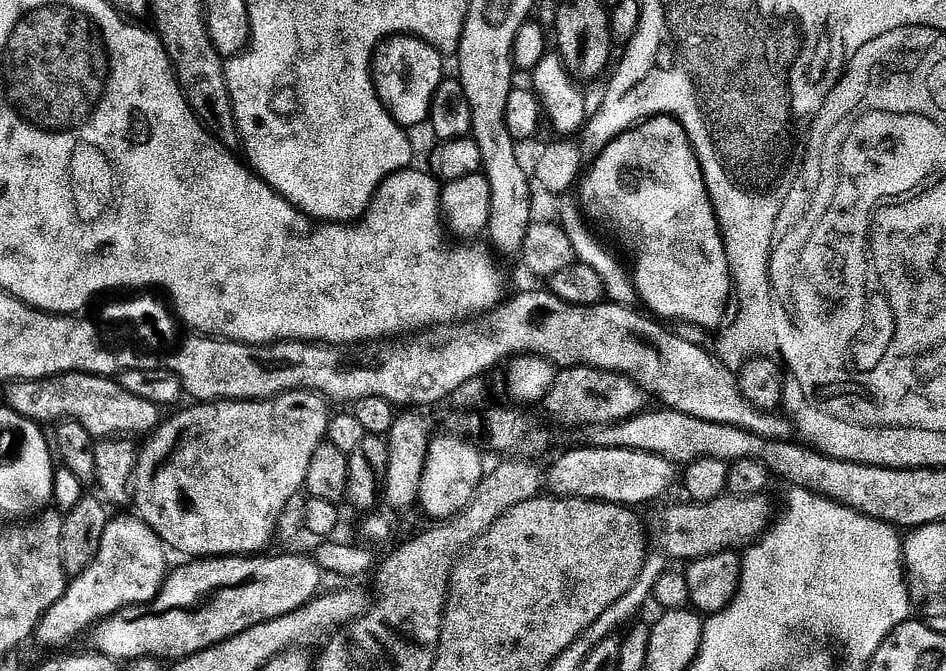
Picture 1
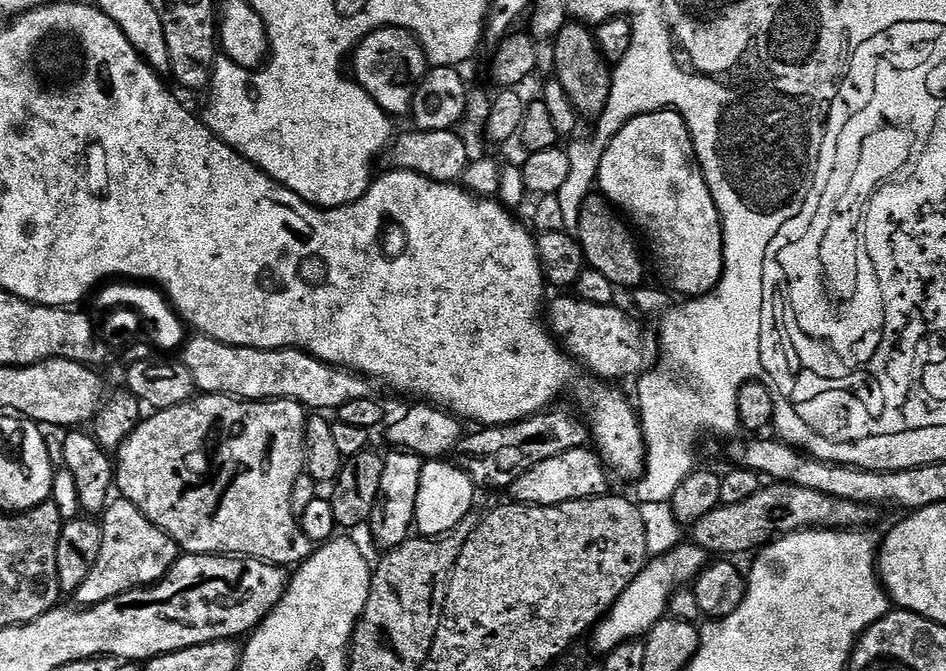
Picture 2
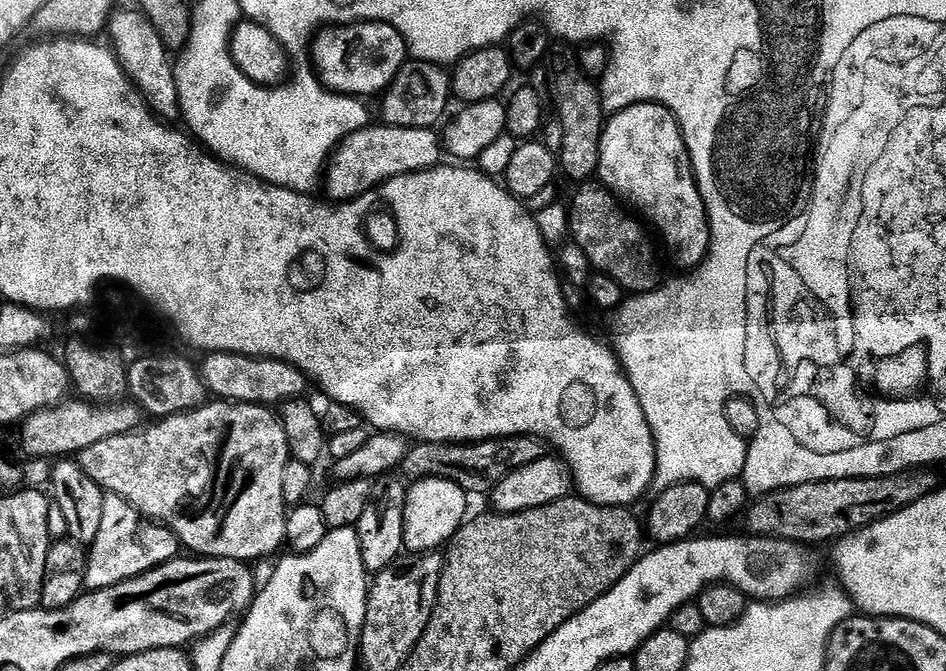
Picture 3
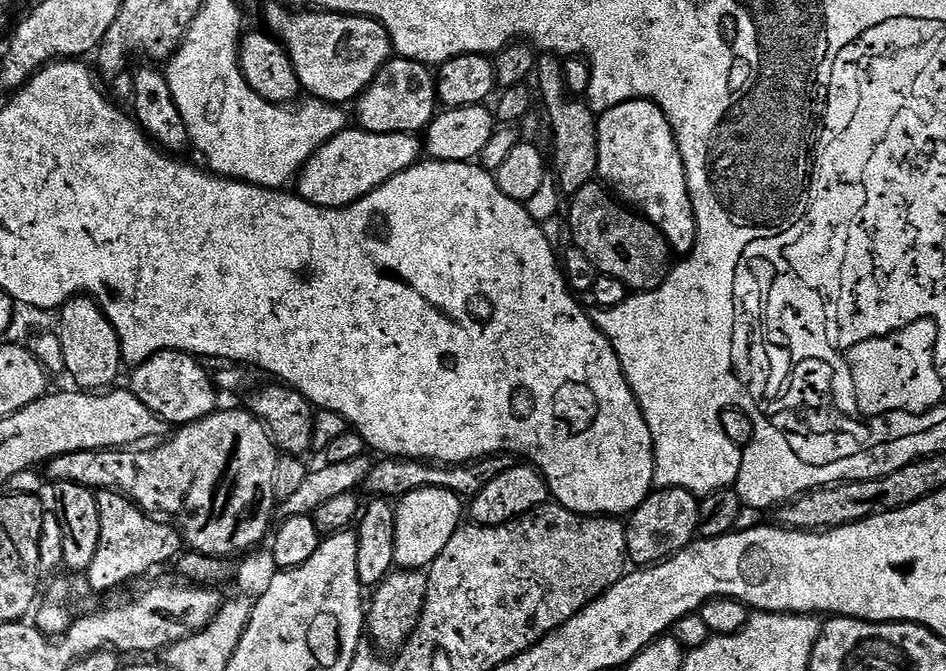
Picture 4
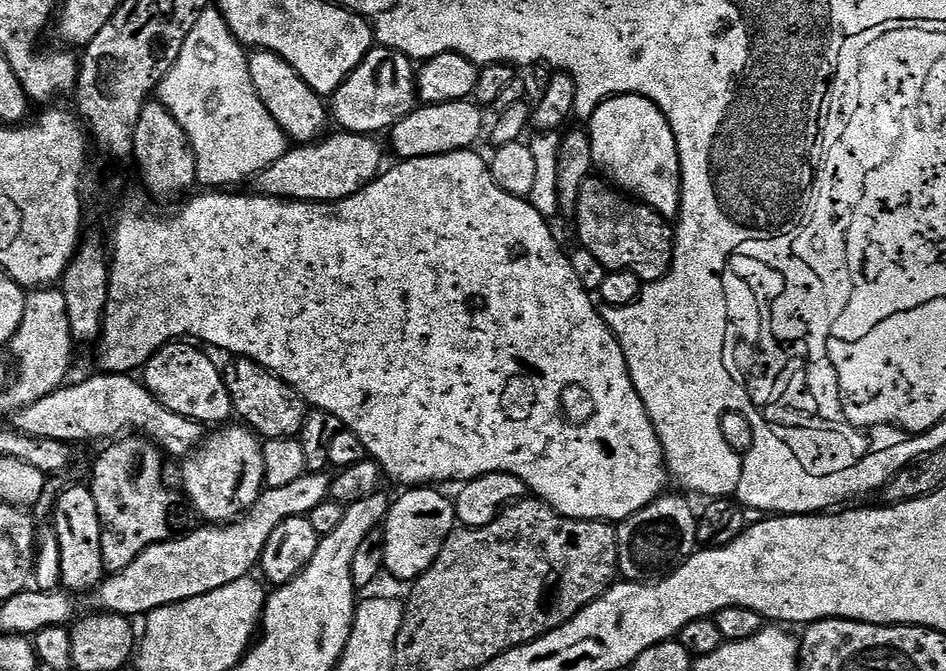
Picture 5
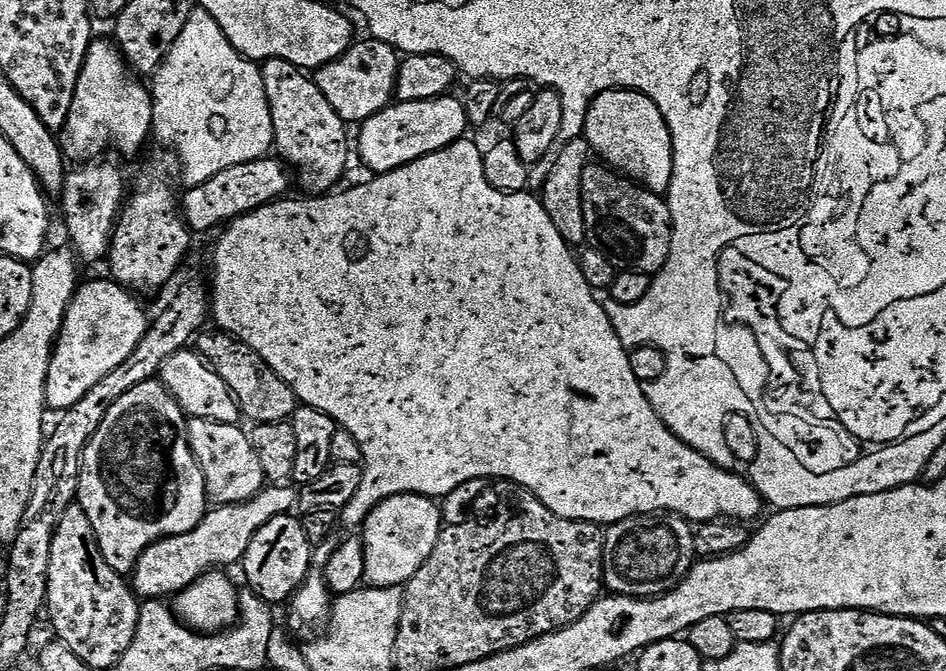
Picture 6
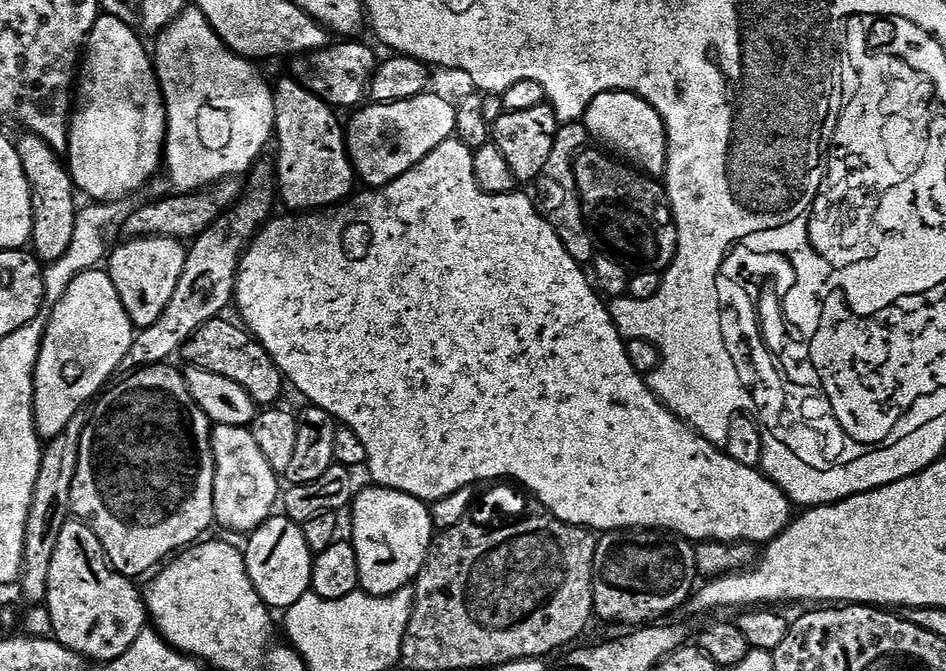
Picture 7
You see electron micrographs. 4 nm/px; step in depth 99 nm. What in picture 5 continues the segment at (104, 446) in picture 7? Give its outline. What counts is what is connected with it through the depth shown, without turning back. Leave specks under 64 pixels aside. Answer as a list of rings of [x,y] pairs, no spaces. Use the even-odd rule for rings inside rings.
[[[136,439],[124,440],[121,444],[109,443],[109,448],[97,458],[90,481],[101,525],[107,529],[102,534],[102,550],[105,554],[124,552],[124,564],[134,562],[141,548],[158,544],[169,535],[168,511],[172,508],[172,496],[160,477],[155,450],[148,448],[143,452],[145,441]]]

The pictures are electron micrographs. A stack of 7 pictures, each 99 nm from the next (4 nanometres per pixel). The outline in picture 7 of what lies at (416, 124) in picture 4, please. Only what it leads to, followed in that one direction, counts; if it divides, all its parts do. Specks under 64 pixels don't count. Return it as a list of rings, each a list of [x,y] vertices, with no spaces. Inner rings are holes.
[[[332,42],[327,48],[320,48],[317,52],[297,55],[291,61],[291,64],[293,63],[291,75],[305,88],[321,96],[323,100],[332,105],[333,109],[352,110],[363,105],[370,92],[372,76],[376,73],[378,55],[376,56],[375,50],[368,44],[352,43],[356,42]]]

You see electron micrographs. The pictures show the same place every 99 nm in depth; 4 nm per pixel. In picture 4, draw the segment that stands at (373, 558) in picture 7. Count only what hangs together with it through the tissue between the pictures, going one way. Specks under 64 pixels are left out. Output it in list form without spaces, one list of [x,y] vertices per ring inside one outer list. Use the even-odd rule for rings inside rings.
[[[423,488],[399,497],[395,505],[395,563],[404,570],[424,570],[431,566],[438,554],[446,550],[446,542],[450,542],[457,528],[461,527],[460,504],[461,497],[445,488]]]

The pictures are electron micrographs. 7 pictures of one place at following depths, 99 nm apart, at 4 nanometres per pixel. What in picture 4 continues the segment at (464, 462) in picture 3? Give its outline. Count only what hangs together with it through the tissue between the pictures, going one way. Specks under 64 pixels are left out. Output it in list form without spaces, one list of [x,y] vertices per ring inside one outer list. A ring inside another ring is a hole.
[[[497,454],[491,458],[468,464],[380,458],[373,463],[369,476],[363,482],[363,487],[365,489],[369,488],[373,497],[399,498],[410,494],[414,490],[422,490],[423,488],[445,488],[453,492],[455,496],[471,498],[479,494],[487,480],[492,479],[498,472],[506,471],[512,467],[513,463],[513,457],[508,454]]]

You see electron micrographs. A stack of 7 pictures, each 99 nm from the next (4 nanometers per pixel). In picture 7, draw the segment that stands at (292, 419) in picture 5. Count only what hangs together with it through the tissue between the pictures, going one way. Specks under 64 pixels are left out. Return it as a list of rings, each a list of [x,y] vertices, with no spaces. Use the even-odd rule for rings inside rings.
[[[217,318],[206,322],[197,332],[186,342],[182,349],[185,365],[210,370],[210,374],[222,374],[222,378],[230,378],[230,382],[238,382],[250,398],[254,398],[257,406],[276,406],[281,403],[280,395],[286,389],[284,375],[280,373],[280,367],[270,358],[270,354],[256,341],[255,336],[251,335],[247,328],[239,323],[231,324],[225,318]]]

